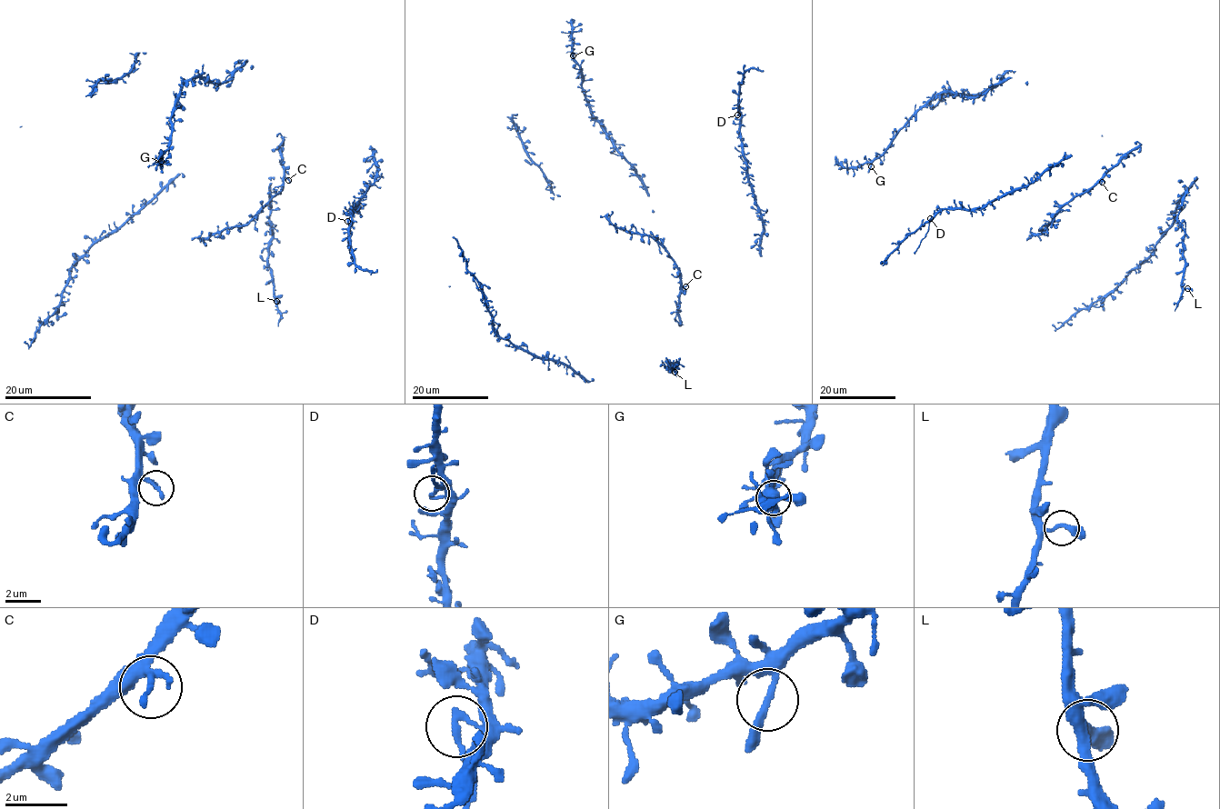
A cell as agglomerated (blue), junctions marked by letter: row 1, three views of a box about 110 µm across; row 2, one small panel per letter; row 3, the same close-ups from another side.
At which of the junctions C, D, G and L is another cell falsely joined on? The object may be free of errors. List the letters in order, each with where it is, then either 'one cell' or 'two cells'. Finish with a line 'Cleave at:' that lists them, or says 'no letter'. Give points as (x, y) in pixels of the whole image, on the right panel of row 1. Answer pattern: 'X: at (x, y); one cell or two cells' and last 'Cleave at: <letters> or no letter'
C: at (1102, 182); one cell
D: at (930, 218); two cells
G: at (871, 166); one cell
L: at (1187, 288); one cell
Cleave at: D

